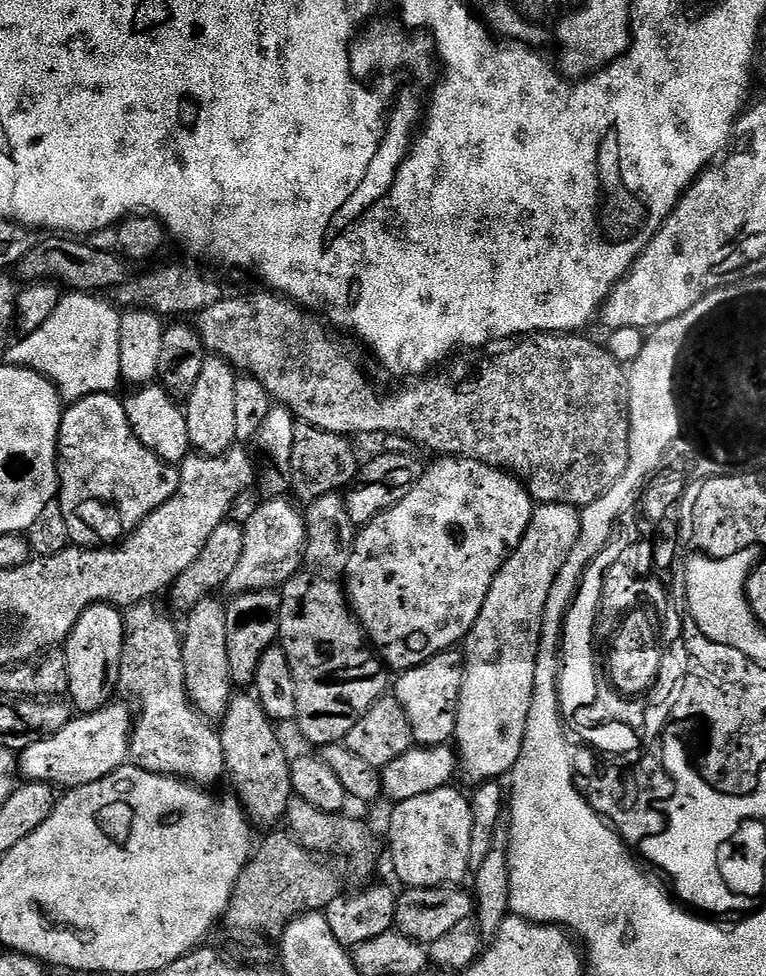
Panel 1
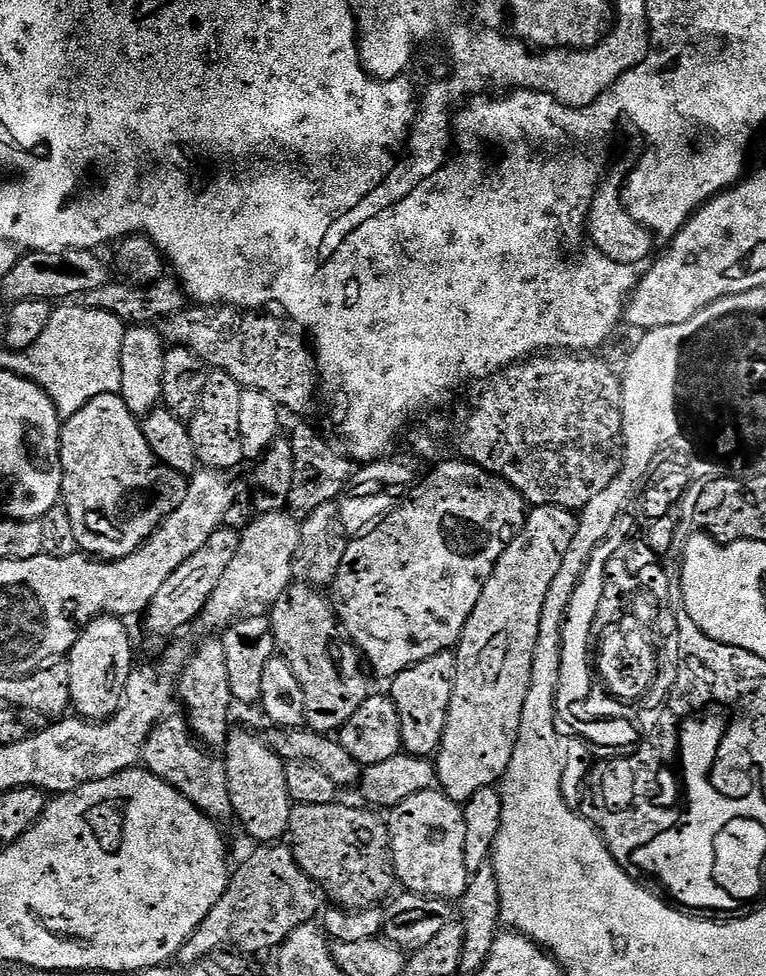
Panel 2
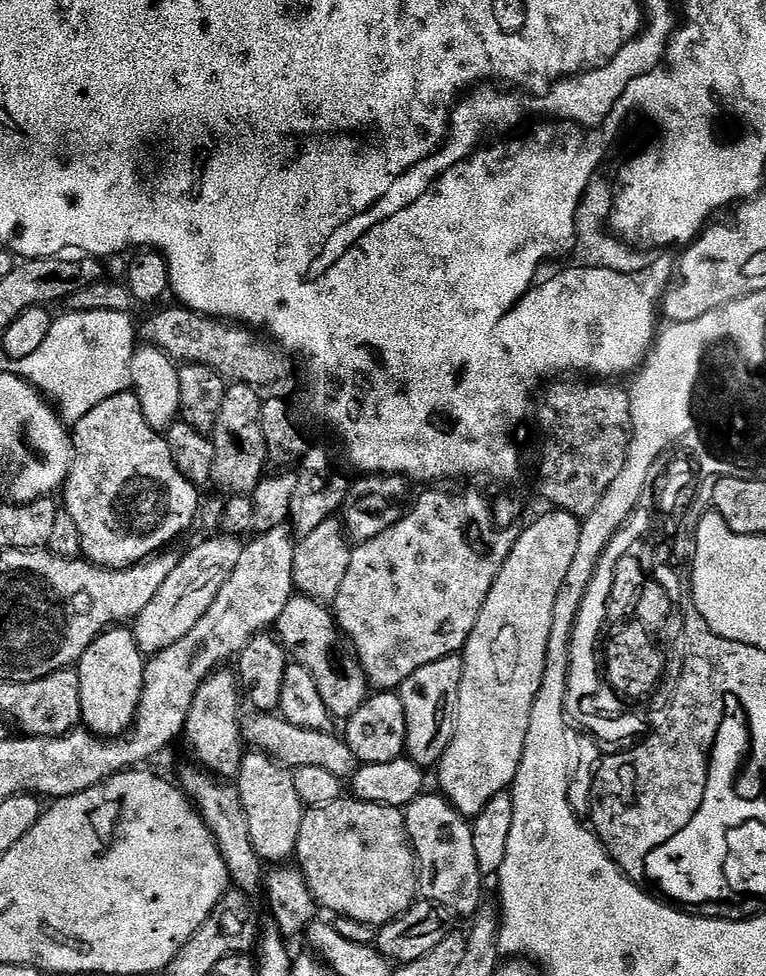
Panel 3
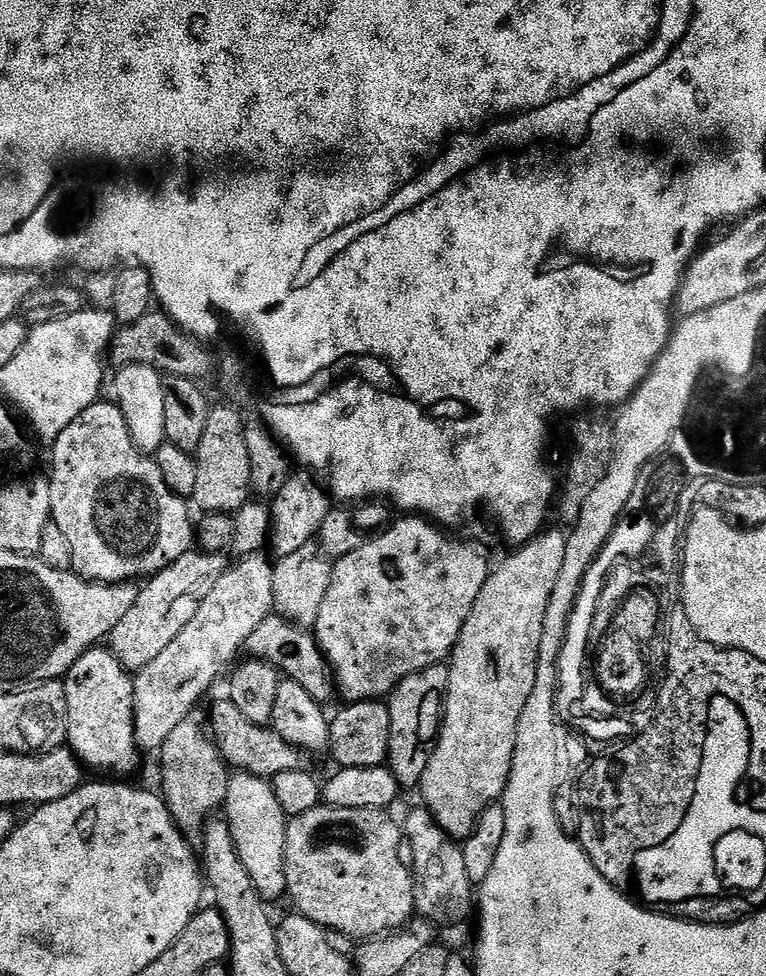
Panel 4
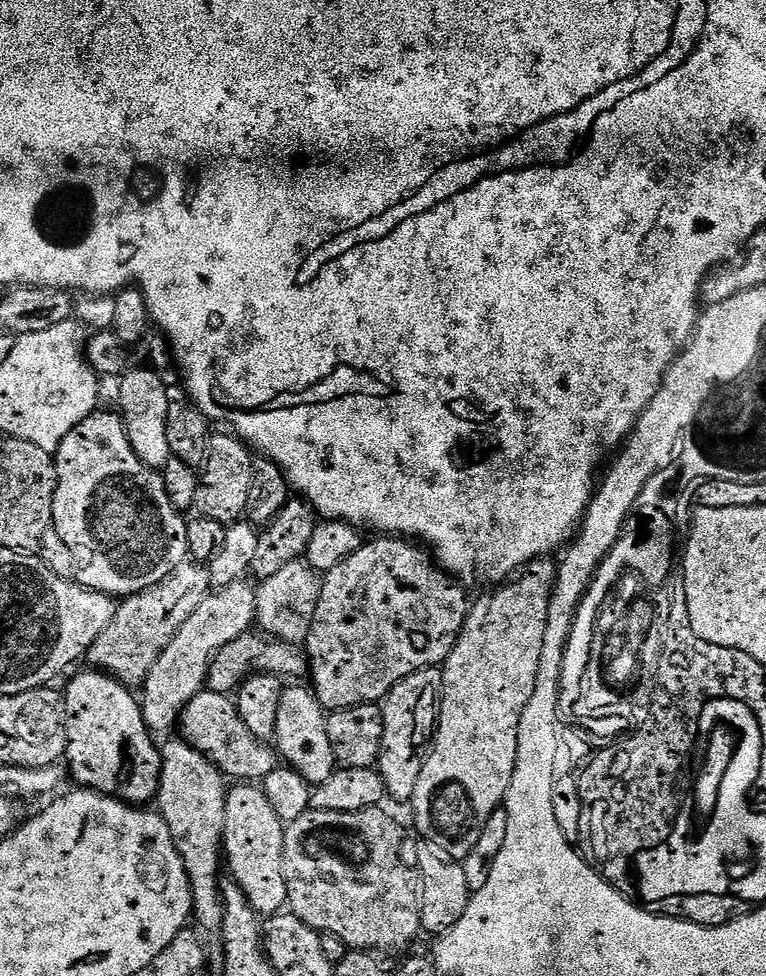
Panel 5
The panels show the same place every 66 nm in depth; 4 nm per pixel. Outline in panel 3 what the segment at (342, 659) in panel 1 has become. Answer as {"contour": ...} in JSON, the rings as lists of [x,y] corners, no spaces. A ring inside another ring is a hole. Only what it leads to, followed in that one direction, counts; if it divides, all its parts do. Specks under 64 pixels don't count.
{"contour":[[[298,594],[286,602],[285,609],[278,621],[280,628],[279,637],[285,642],[300,644],[300,656],[305,668],[312,674],[310,680],[318,688],[322,702],[328,708],[328,713],[333,718],[347,718],[352,716],[362,705],[364,705],[368,688],[363,675],[355,674],[351,676],[348,672],[343,672],[336,665],[336,660],[332,657],[332,632],[334,622],[327,607],[304,597],[307,595]]]}

